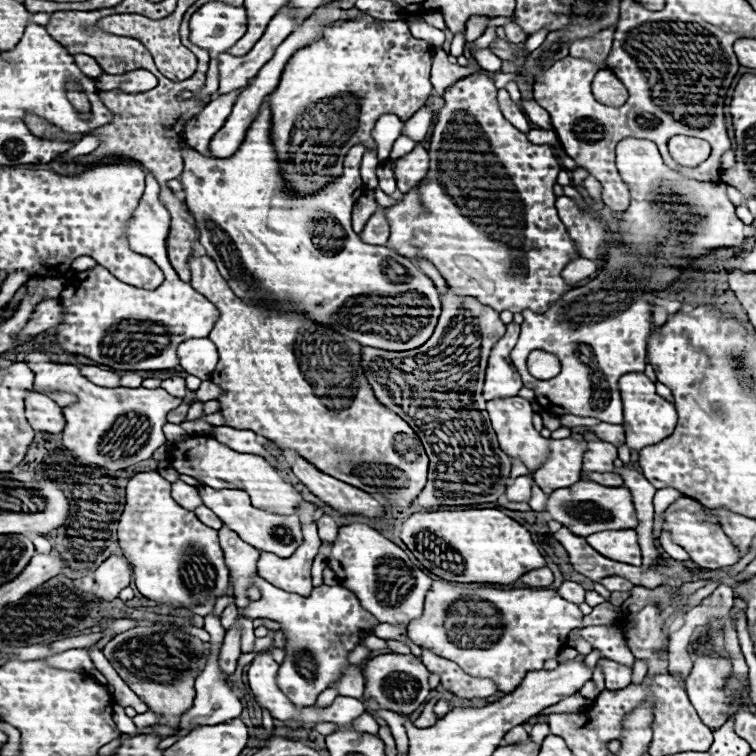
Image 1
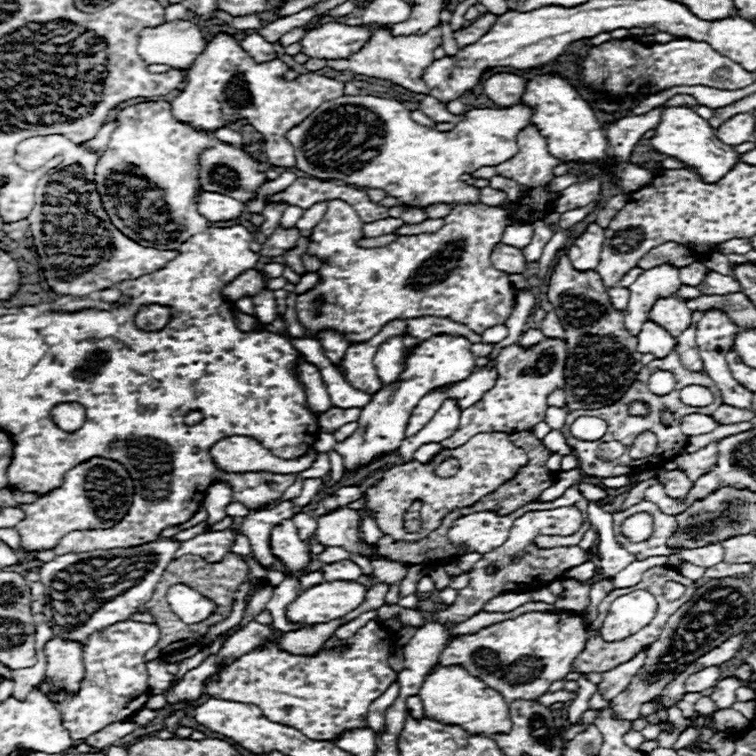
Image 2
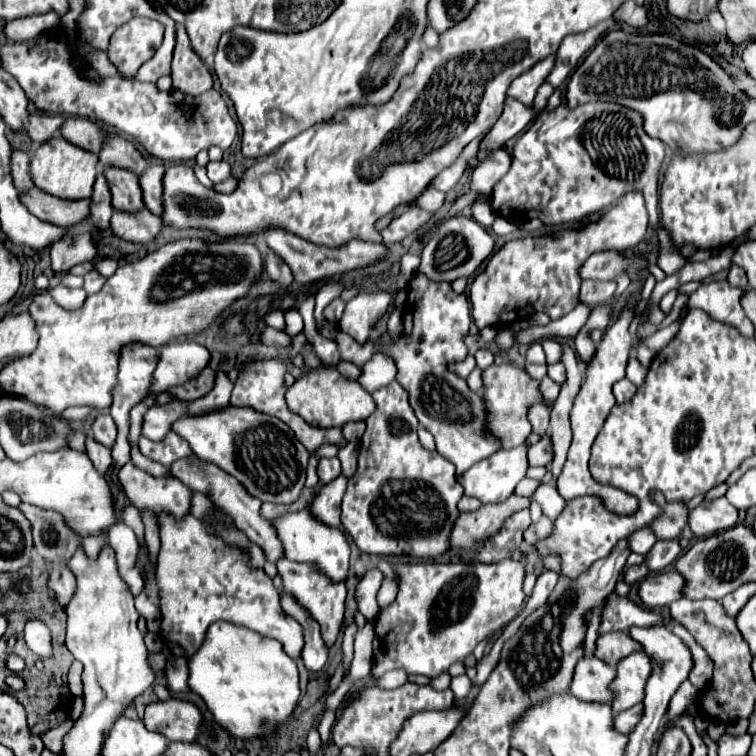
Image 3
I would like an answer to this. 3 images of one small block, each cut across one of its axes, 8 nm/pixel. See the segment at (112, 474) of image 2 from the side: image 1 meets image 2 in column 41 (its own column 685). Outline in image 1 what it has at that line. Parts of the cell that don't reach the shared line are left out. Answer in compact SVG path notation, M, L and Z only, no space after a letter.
M684 496L674 504L670 504L668 510L664 512L664 520L666 520L664 528L670 530L672 540L688 552L688 556L698 564L698 568L716 570L716 568L732 566L740 560L738 548L732 544L732 540L722 532L722 528L716 522L710 522L710 518L702 516L702 506L694 498Z

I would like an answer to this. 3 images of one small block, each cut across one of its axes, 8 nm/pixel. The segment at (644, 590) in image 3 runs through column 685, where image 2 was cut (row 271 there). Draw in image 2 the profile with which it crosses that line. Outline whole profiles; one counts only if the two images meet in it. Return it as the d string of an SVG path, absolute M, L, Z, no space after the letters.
M590 224L584 234L576 236L572 240L566 254L576 270L580 270L580 272L596 270L596 266L600 262L602 244L604 244L604 228L600 228L598 224Z

